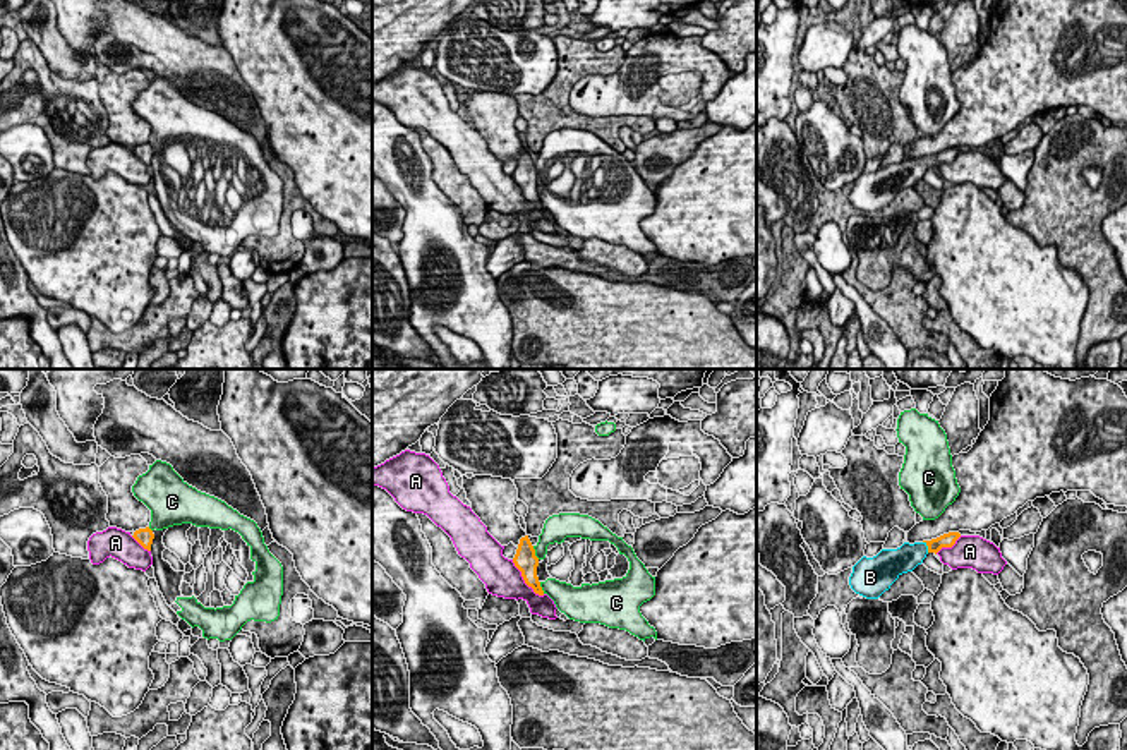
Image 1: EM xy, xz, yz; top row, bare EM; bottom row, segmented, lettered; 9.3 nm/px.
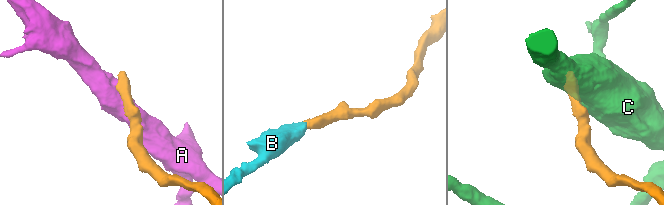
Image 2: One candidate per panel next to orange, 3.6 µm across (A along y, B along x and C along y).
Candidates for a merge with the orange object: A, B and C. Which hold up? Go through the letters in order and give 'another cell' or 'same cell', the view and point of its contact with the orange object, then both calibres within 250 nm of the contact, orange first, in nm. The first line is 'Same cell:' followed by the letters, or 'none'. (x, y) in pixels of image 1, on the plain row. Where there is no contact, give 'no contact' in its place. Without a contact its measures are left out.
Same cell: B
A: another cell; contact xz (524, 194); calibres 220 and 340 nm
B: same cell; contact yz (927, 160); calibres 130 and 240 nm
C: another cell; contact xz (534, 169); calibres 220 and 190 nm

